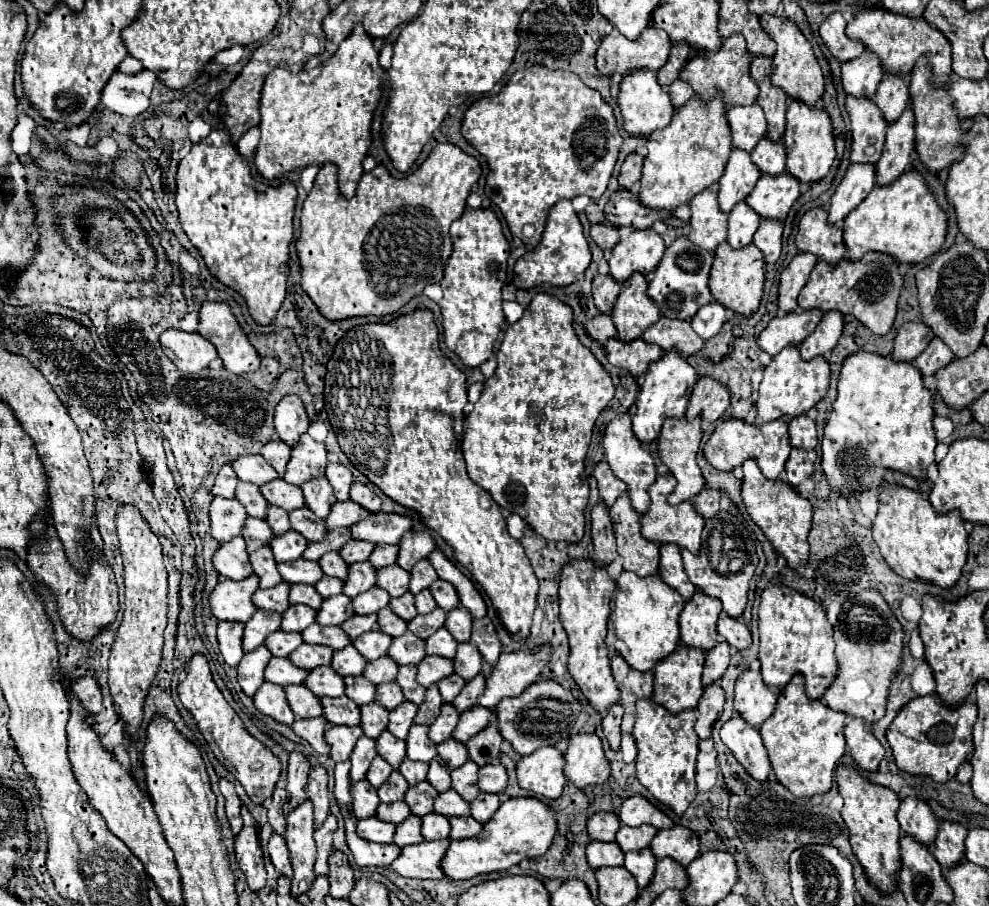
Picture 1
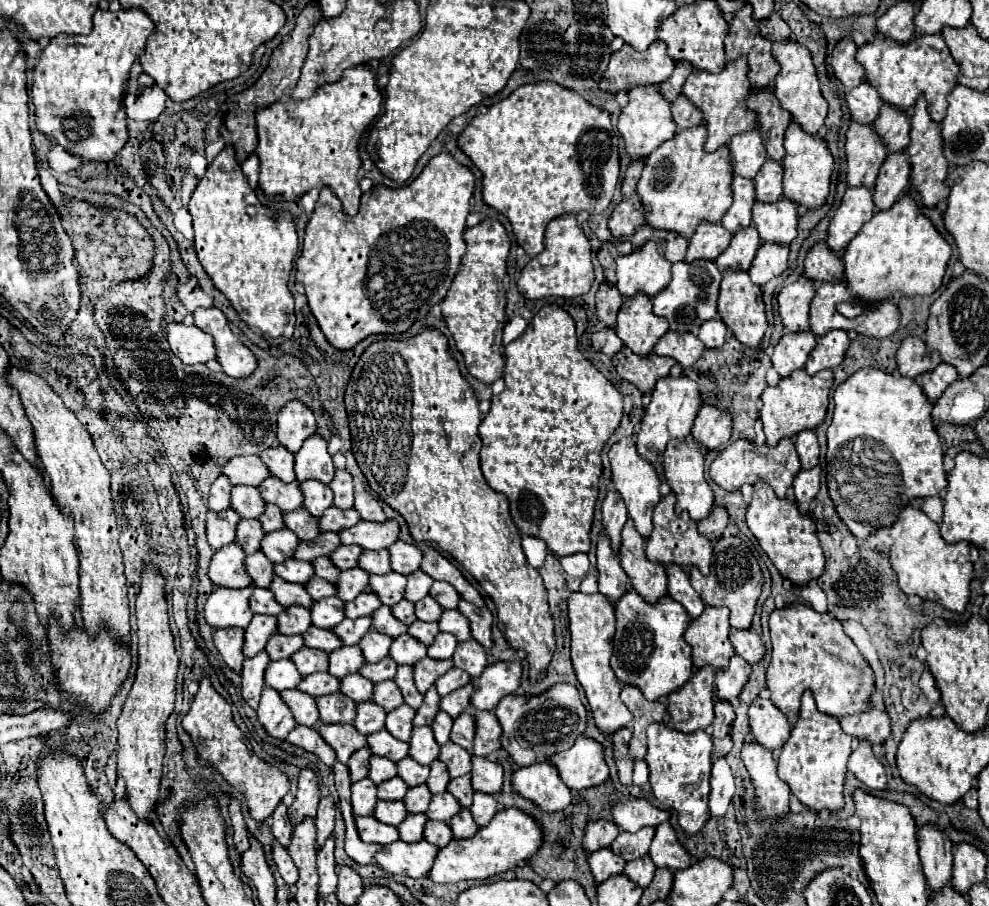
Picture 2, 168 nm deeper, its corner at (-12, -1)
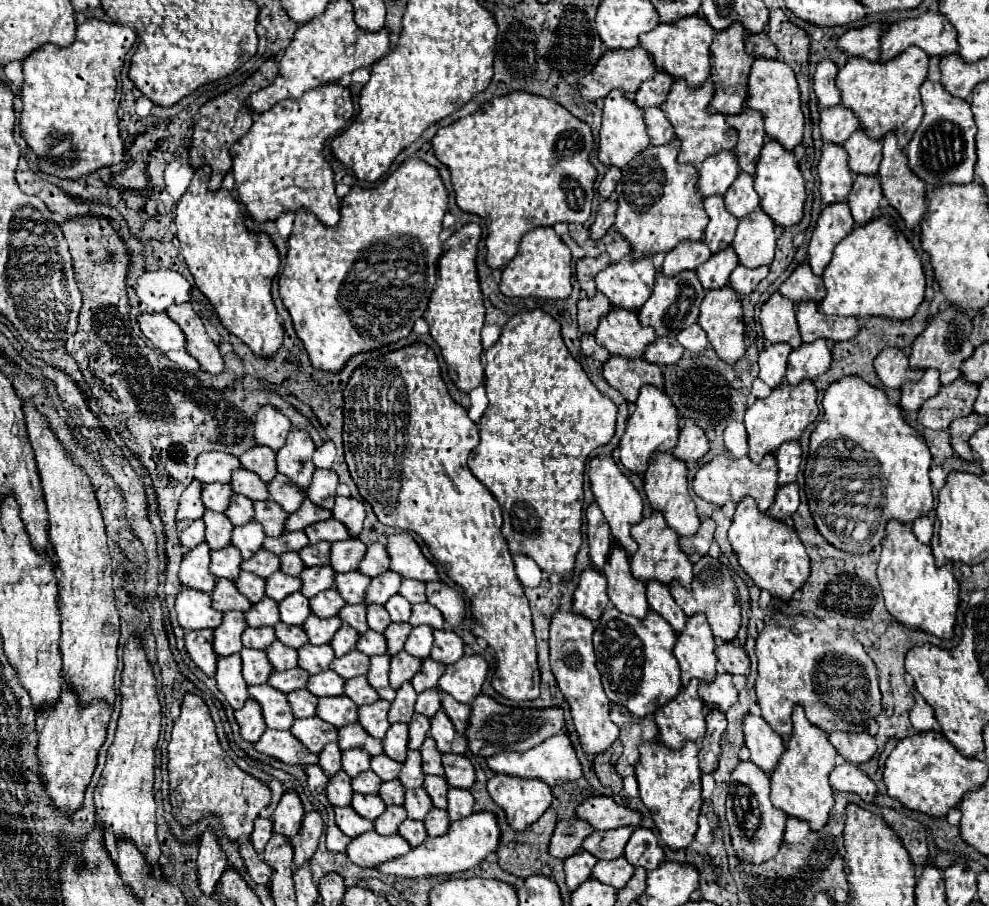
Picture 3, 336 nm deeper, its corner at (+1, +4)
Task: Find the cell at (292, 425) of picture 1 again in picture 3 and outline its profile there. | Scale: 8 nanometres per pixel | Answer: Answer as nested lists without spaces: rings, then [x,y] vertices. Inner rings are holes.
[[[271,405],[259,409],[255,417],[255,441],[257,445],[265,445],[273,451],[279,451],[291,431],[291,421]]]

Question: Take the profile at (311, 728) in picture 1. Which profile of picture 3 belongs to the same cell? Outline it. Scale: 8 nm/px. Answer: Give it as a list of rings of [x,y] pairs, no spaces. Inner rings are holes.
[[[265,729],[261,739],[255,743],[255,749],[267,757],[273,757],[285,765],[311,765],[317,763],[317,755],[307,751],[289,731]]]

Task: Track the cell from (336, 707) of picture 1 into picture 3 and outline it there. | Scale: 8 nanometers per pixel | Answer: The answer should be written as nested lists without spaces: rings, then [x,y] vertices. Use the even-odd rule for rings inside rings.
[[[307,689],[287,693],[287,701],[289,701],[291,711],[293,711],[295,717],[313,717],[315,715],[317,697],[311,695]]]

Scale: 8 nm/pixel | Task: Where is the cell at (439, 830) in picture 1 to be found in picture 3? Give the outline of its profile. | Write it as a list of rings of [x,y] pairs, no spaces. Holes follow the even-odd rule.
[[[405,819],[401,825],[399,825],[399,831],[397,831],[411,847],[417,847],[419,843],[423,843],[423,839],[427,837],[427,831],[425,831],[425,825],[421,821],[413,821],[413,819]]]

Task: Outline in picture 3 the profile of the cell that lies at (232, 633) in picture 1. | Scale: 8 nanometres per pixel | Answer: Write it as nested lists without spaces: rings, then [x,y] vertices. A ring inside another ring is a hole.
[[[201,629],[201,631],[189,631],[185,633],[185,651],[189,659],[207,675],[215,675],[215,663],[217,657],[211,649],[211,629]]]

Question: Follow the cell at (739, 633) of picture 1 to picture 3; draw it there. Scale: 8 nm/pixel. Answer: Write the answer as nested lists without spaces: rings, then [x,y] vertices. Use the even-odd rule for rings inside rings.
[[[721,643],[715,647],[715,655],[719,659],[719,667],[729,675],[747,675],[749,671],[749,657],[743,649],[735,647],[733,643]]]

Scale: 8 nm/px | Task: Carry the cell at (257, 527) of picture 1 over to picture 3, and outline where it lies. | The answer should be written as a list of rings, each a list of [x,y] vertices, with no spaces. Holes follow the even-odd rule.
[[[205,511],[201,519],[205,523],[207,545],[211,549],[227,547],[231,541],[231,531],[233,531],[231,521],[227,521],[227,517],[223,517],[223,513],[215,513],[215,511]]]

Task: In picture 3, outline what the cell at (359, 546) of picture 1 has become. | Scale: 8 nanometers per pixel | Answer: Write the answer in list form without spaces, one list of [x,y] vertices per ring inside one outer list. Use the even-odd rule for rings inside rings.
[[[321,541],[315,545],[305,545],[299,551],[299,557],[303,559],[305,567],[313,567],[313,565],[329,565],[329,547],[331,543]]]

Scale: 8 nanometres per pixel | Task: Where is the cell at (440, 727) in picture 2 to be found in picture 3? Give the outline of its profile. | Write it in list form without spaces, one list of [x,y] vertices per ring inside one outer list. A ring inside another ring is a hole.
[[[415,713],[409,723],[409,749],[419,749],[425,741],[425,735],[429,731],[429,719],[425,715]]]

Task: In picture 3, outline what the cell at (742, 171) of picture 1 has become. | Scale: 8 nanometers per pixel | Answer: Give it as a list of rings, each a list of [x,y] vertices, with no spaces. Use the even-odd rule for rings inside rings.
[[[719,195],[705,199],[703,207],[709,217],[709,225],[705,229],[703,239],[711,253],[719,253],[719,251],[723,251],[723,247],[731,245],[731,239],[735,237],[735,227],[739,221],[725,209],[723,197],[719,197]]]

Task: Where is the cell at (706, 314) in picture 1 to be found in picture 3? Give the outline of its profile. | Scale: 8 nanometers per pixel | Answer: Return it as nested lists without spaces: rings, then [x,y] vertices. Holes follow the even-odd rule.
[[[691,325],[687,327],[685,331],[679,333],[679,343],[687,349],[687,351],[703,351],[709,347],[709,341],[707,341],[707,335],[705,331],[701,331],[699,325]]]

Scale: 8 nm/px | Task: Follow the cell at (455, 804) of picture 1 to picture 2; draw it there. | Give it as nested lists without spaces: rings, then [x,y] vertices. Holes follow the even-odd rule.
[[[444,792],[444,794],[436,794],[430,802],[430,808],[426,812],[426,816],[430,820],[442,820],[442,822],[448,822],[452,816],[456,816],[456,812],[460,812],[460,802],[450,794],[450,792]]]

